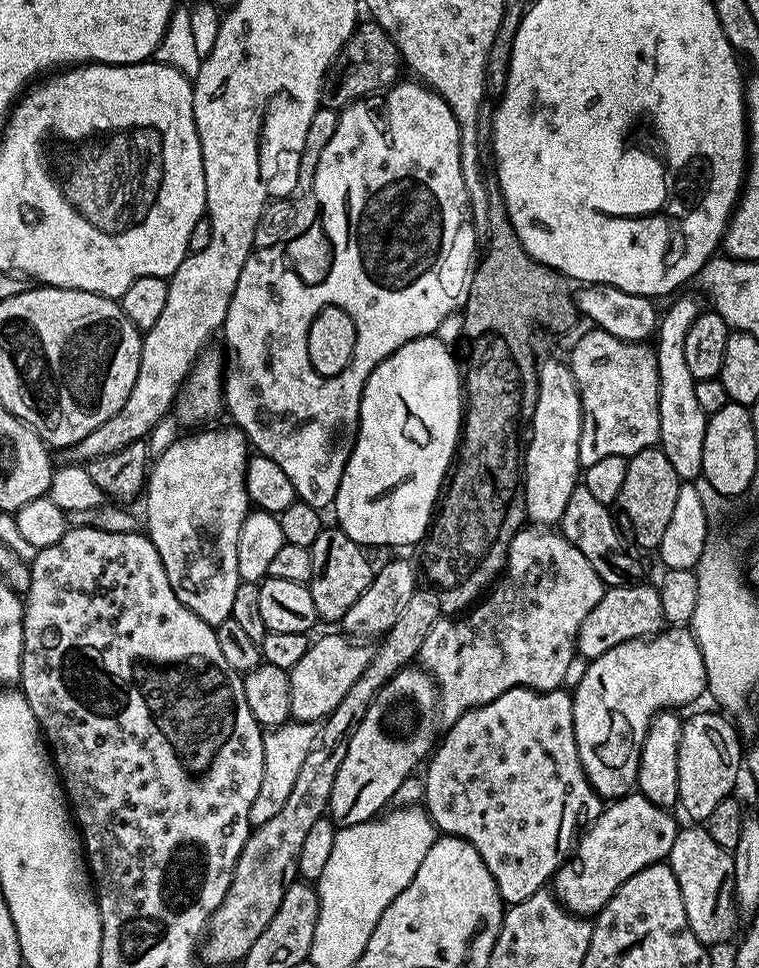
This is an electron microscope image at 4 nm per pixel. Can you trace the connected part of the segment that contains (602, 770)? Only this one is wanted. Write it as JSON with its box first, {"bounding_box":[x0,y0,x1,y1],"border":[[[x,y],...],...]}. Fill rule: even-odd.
{"bounding_box":[571,626,706,801],"border":[[[668,626],[639,640],[627,640],[614,650],[606,650],[597,660],[591,661],[582,682],[571,693],[574,706],[574,738],[578,758],[584,767],[592,789],[605,801],[619,800],[633,791],[640,751],[653,716],[661,710],[680,710],[683,704],[692,704],[706,692],[706,666],[696,635],[684,626]]]}

